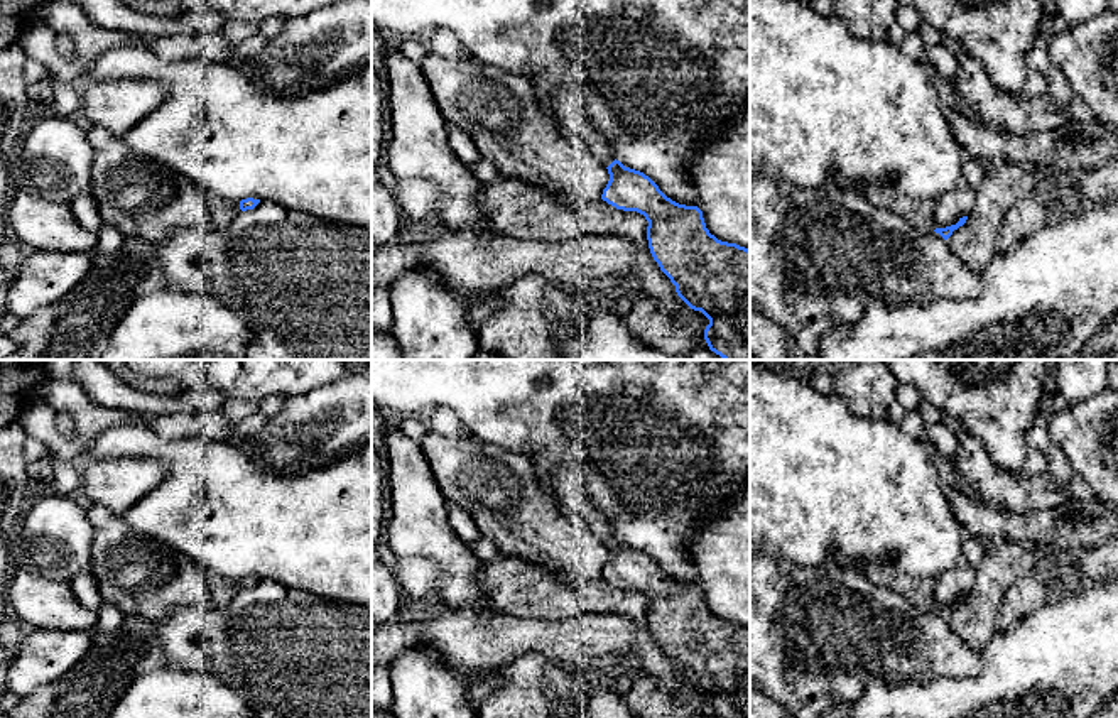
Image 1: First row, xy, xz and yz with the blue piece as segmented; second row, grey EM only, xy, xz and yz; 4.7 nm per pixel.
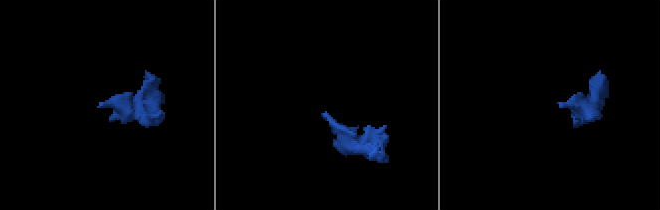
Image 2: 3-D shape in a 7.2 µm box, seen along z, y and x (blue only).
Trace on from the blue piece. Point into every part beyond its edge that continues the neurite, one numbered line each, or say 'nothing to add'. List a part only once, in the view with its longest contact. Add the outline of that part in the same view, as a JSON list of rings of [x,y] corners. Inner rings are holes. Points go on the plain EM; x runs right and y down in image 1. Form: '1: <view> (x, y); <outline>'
1: xz (568, 482); [[[559,466],[552,473],[552,480],[559,492],[562,509],[579,515],[594,537],[608,546],[615,539],[615,532],[608,519],[584,495],[579,473],[574,468]]]

